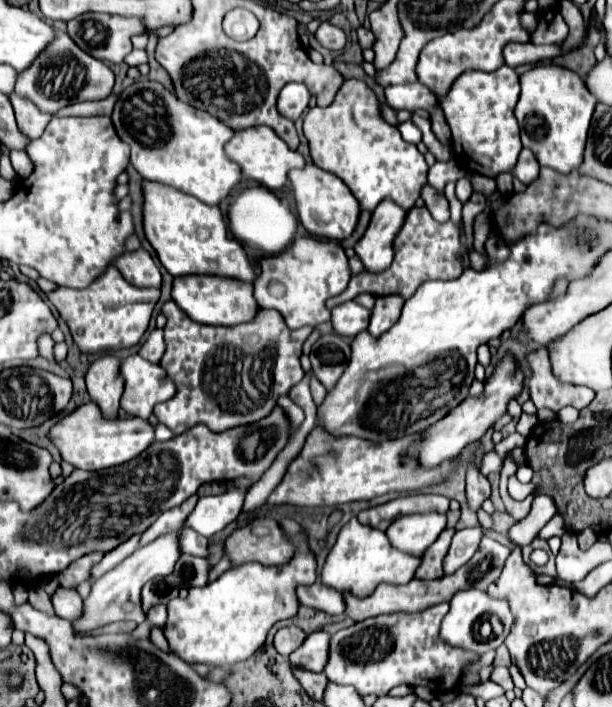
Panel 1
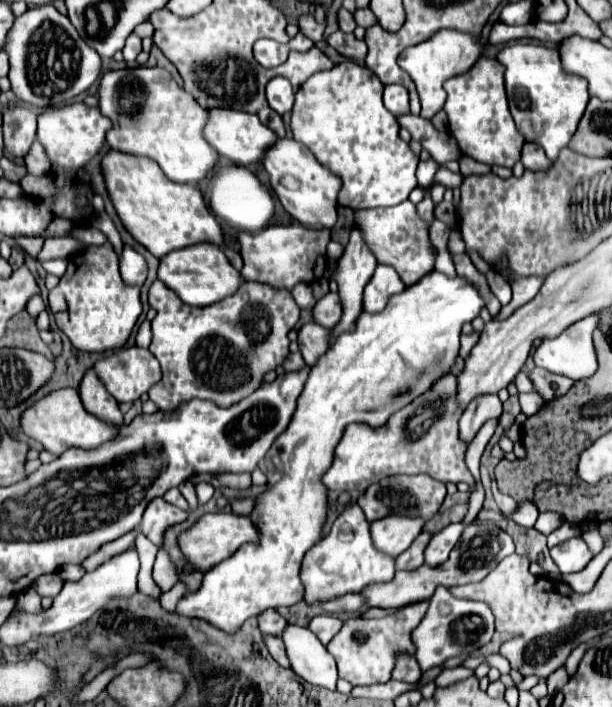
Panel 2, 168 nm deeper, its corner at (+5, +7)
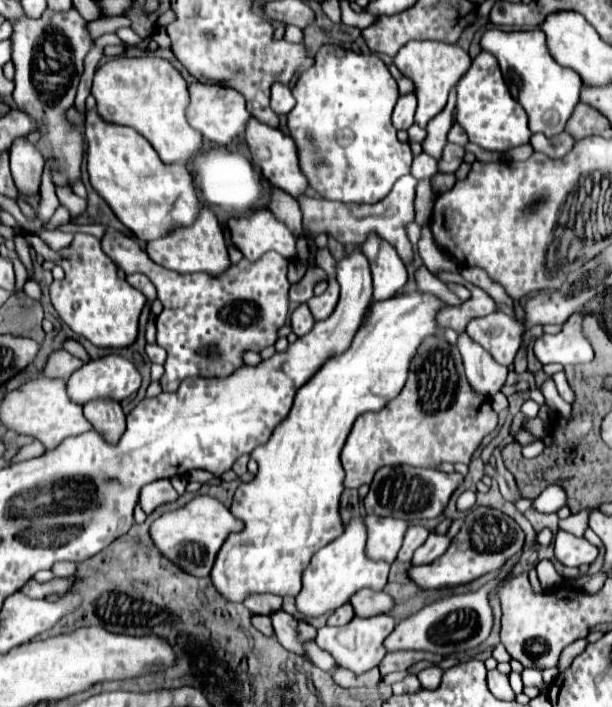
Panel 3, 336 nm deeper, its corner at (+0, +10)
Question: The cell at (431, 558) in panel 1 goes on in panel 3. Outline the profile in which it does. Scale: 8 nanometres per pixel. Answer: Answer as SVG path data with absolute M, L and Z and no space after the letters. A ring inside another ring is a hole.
M411 524L409 530L407 530L407 534L405 534L405 540L403 540L403 546L401 546L401 550L399 550L397 560L401 560L401 562L411 562L413 552L427 540L427 536L429 536L429 530L427 530L427 528L417 526L417 524Z

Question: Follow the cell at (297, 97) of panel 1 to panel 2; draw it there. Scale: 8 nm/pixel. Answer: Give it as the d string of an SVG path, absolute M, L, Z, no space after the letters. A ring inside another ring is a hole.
M274 77L268 81L268 103L280 115L292 109L294 91L292 91L292 85L284 77Z

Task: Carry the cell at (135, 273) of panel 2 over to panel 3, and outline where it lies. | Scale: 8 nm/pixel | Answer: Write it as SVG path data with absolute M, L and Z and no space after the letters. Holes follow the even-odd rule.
M129 274L129 276L127 276L127 282L129 282L133 288L141 290L141 292L147 296L149 302L155 300L155 286L149 282L149 278L147 278L145 274Z

